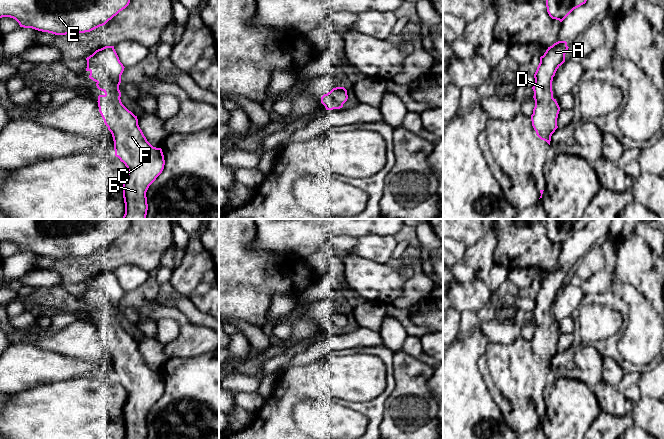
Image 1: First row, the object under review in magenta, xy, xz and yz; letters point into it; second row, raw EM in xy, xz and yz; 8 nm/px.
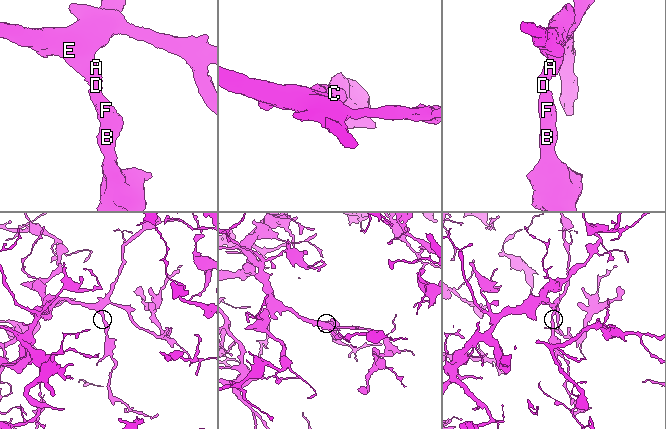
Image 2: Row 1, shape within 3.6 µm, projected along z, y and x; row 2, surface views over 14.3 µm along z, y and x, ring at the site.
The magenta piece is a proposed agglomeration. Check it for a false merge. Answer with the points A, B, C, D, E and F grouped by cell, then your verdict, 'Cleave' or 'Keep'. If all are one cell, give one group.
Groups: A B C D E F. Keep

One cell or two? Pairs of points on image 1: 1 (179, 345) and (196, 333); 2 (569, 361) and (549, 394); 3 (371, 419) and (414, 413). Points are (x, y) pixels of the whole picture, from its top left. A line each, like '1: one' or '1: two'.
1: one
2: two
3: two

